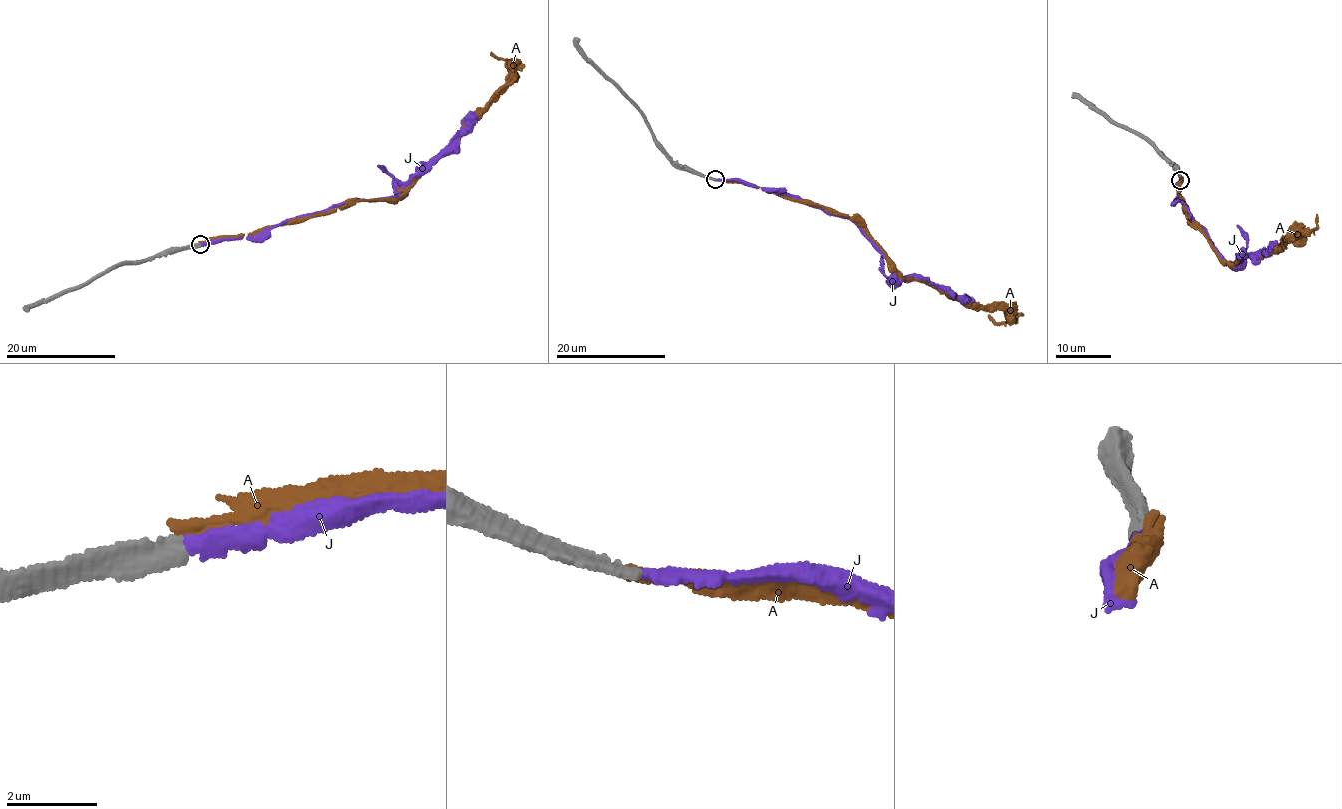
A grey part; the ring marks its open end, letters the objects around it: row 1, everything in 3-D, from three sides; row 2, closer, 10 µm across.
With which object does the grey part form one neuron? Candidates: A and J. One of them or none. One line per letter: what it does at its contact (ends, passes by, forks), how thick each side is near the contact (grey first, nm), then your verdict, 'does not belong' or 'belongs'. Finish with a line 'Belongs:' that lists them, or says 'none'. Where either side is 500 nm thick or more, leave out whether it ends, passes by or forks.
A: it ends there; 400 nm thick on the grey side, 320 nm on the other; does not belong
J: it ends there; 380 nm thick on the grey side, 320 nm on the other; belongs
Belongs: J

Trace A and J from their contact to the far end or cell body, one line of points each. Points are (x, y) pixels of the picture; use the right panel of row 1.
A: (1182, 179), (1177, 190), (1186, 219), (1230, 262), (1277, 249), (1316, 226), (1316, 214)
J: (1180, 180), (1174, 203), (1184, 204), (1191, 220), (1205, 230), (1227, 261), (1258, 252), (1277, 240)

